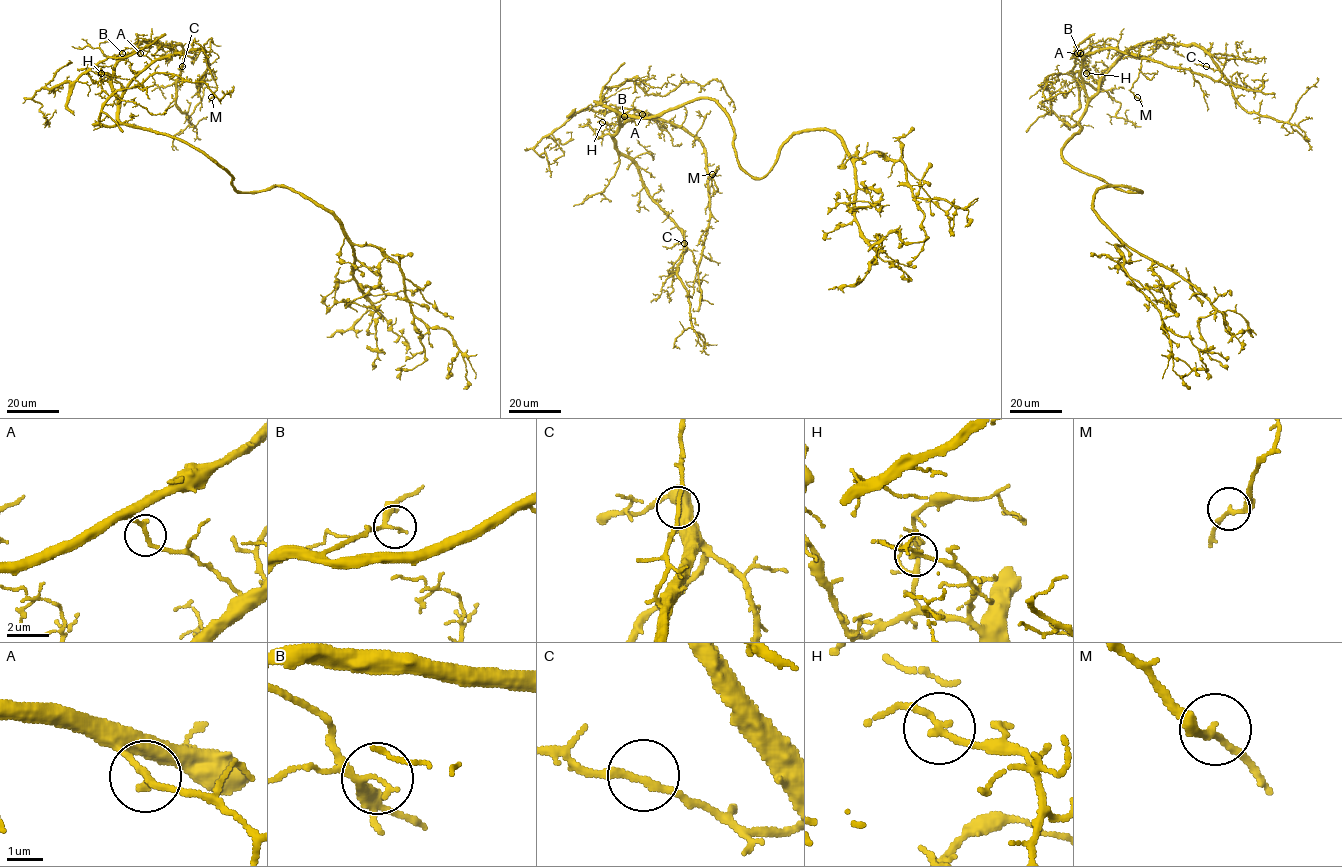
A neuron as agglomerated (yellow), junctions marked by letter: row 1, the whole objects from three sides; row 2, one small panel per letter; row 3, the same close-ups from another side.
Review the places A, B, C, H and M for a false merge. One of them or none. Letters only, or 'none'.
A

